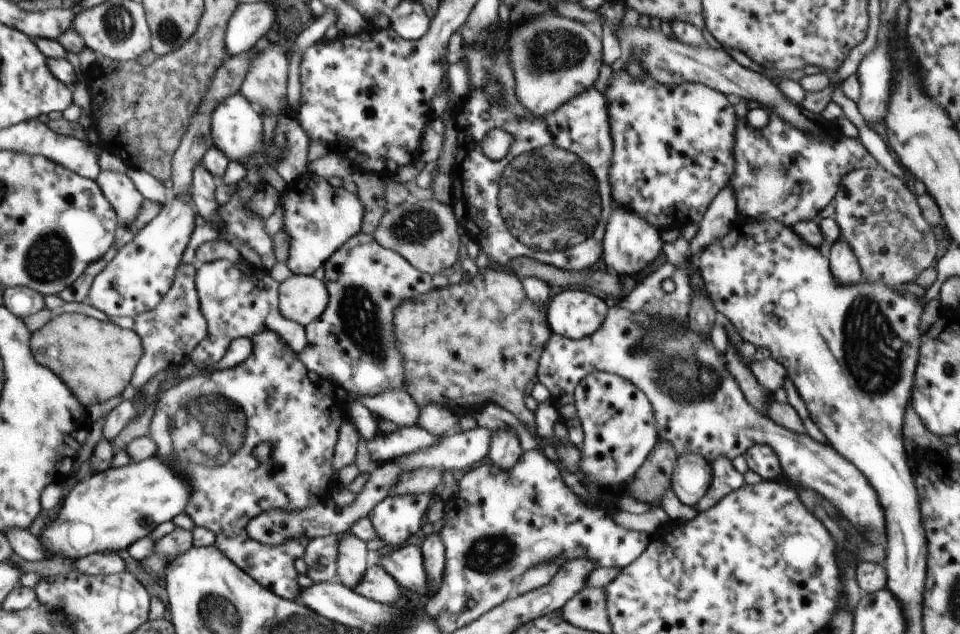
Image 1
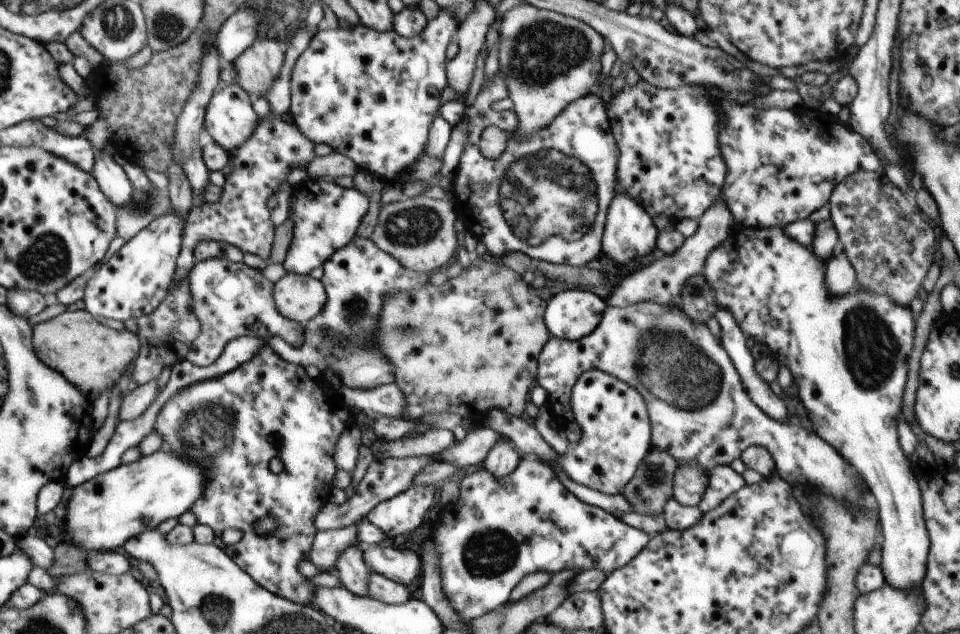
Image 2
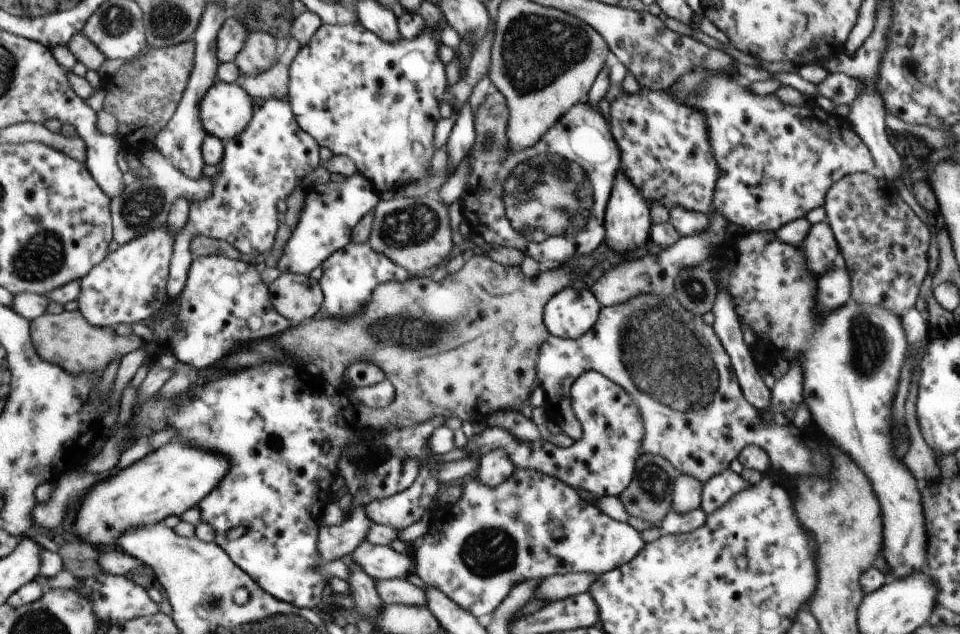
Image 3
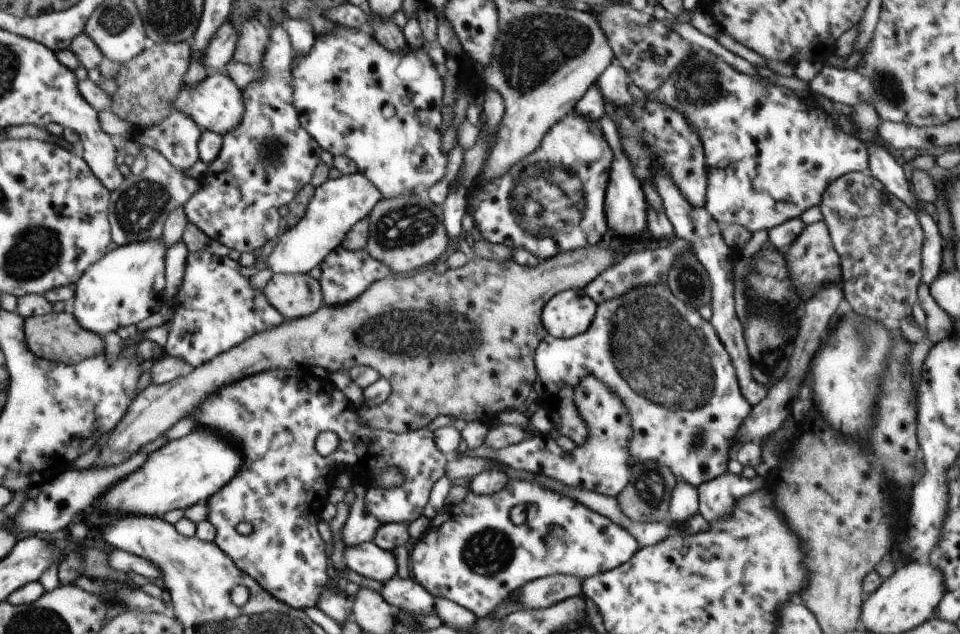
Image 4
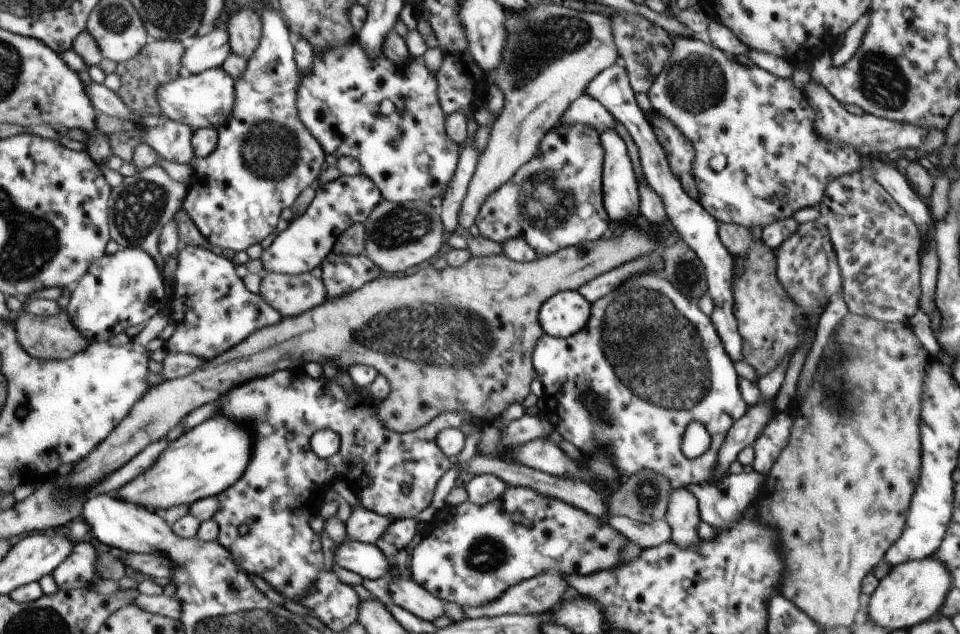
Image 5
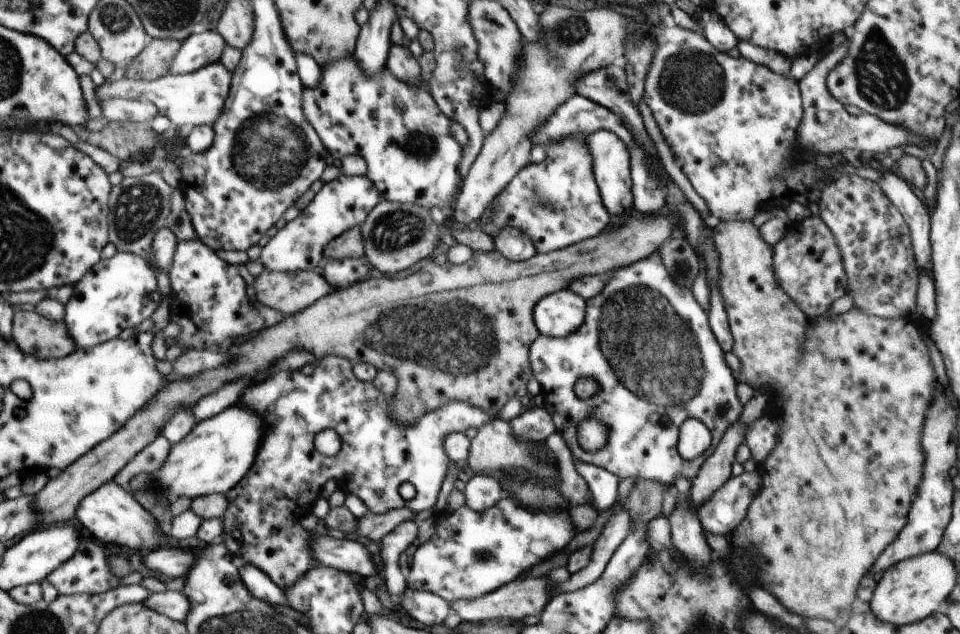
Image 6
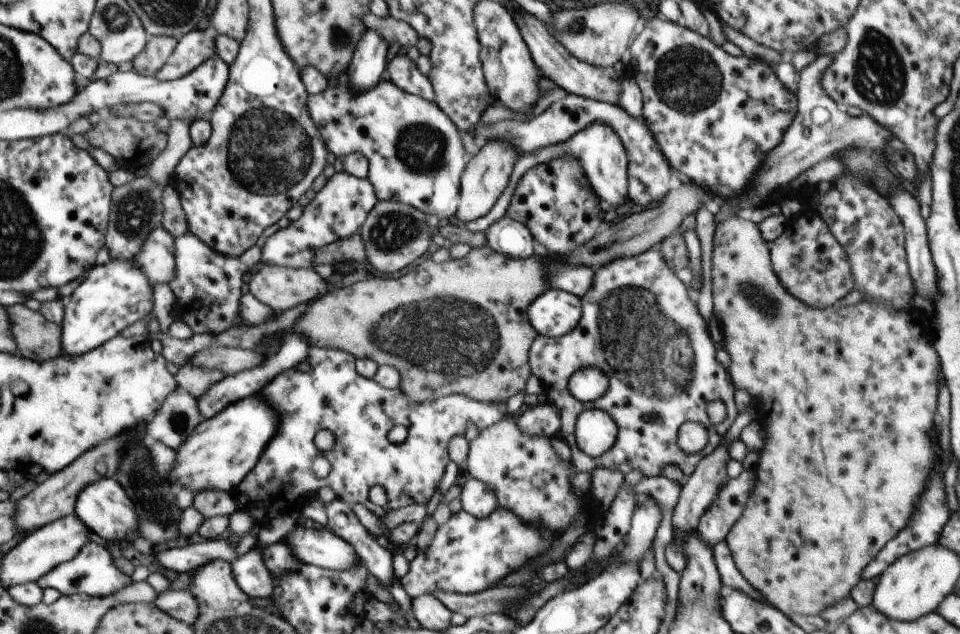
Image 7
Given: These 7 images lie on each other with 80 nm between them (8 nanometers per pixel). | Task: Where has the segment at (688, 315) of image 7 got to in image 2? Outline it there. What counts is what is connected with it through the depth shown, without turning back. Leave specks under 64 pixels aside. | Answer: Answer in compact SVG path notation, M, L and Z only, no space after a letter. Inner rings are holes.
M652 300L638 302L625 308L607 306L602 320L595 330L578 341L560 339L553 335L542 348L538 358L536 382L548 394L547 405L551 413L564 418L564 434L575 445L581 438L581 426L574 419L571 410L571 391L576 380L591 369L610 374L628 386L632 386L646 402L650 420L652 448L666 450L680 466L696 464L704 474L716 466L730 465L741 459L742 452L752 446L762 446L770 452L776 473L790 485L804 484L814 492L832 496L846 502L850 508L864 507L864 495L868 489L855 469L822 438L802 428L797 421L784 424L770 419L746 394L740 376L732 365L729 355L720 340L710 332L706 324L692 322L678 306L662 306Z

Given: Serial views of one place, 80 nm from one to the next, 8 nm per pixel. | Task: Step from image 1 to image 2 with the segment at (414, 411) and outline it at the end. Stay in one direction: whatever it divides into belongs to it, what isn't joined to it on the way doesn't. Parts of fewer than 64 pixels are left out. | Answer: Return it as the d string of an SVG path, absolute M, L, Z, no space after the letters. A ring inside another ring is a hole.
M395 383L376 386L371 390L361 390L339 385L340 397L350 409L356 409L365 414L387 416L402 419L404 408L404 394Z

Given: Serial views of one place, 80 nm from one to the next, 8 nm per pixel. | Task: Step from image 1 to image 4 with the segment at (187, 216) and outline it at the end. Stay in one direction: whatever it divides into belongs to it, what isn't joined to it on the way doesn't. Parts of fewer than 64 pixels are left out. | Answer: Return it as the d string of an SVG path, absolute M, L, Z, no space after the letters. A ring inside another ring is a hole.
M161 239L133 242L112 250L76 282L72 314L87 330L105 338L120 327L136 326L148 316L158 313L166 302L164 256L166 246Z

